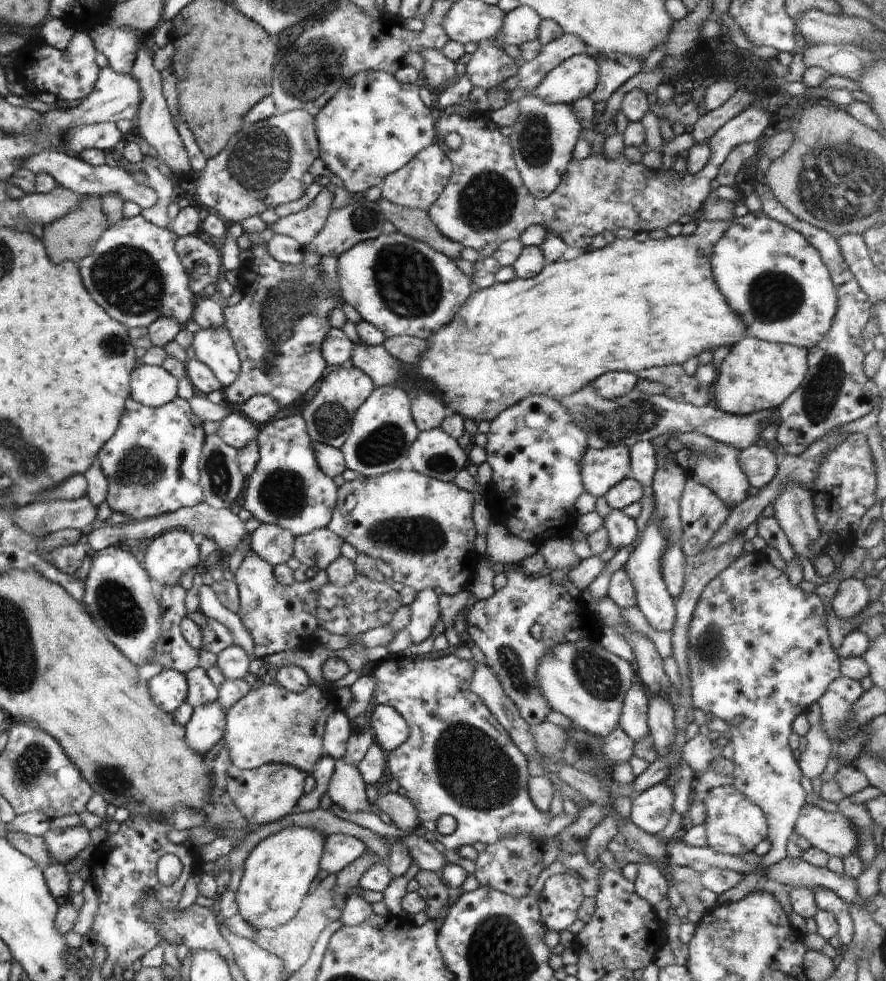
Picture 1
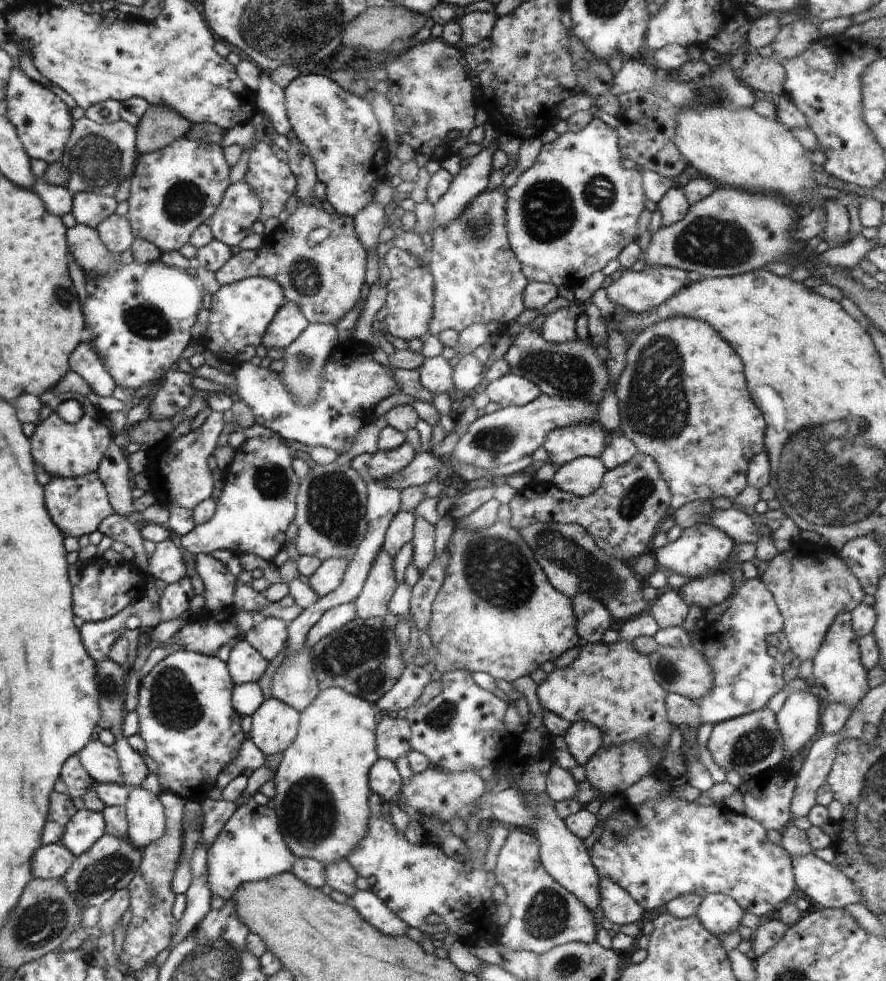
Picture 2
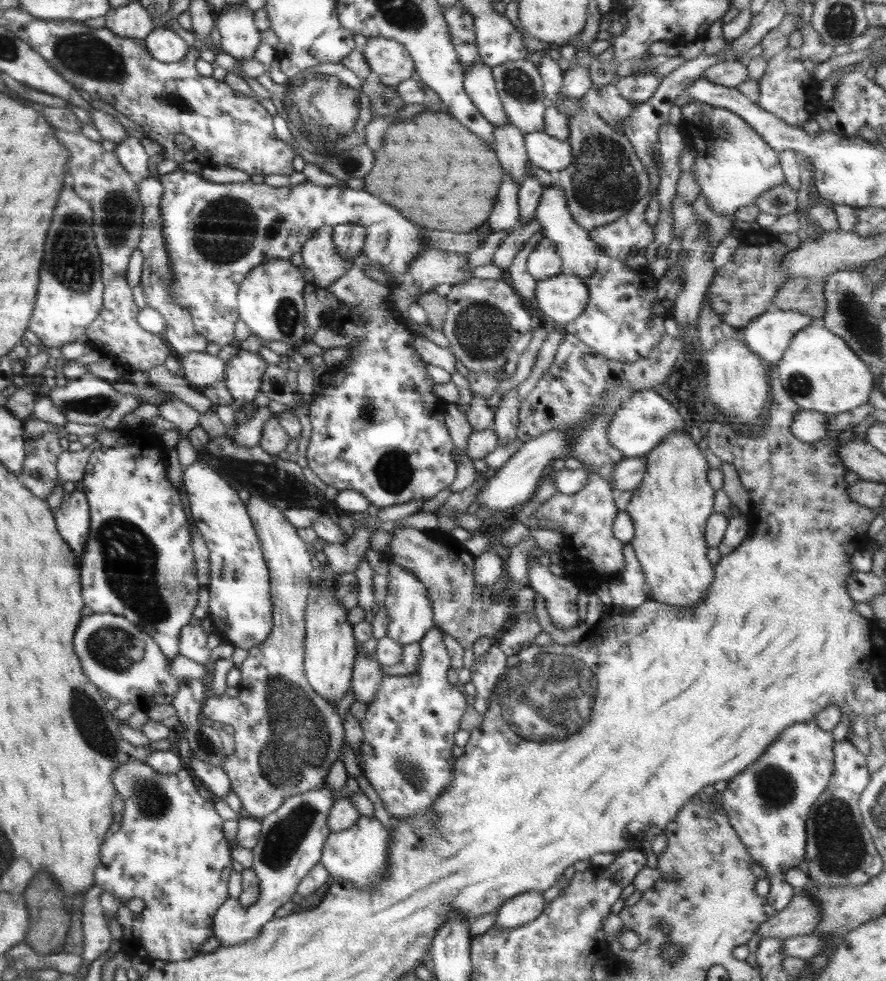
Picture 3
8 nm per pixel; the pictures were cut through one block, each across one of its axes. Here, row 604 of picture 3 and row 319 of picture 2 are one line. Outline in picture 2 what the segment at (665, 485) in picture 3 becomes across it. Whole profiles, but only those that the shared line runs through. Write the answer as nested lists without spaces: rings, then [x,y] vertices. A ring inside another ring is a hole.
[[[674,317],[658,324],[642,329],[636,336],[626,353],[626,366],[614,383],[614,391],[618,397],[621,425],[619,433],[631,440],[640,453],[650,455],[659,466],[662,478],[671,490],[670,515],[674,514],[682,505],[694,501],[711,501],[714,498],[729,498],[732,507],[735,507],[736,496],[740,494],[749,484],[747,483],[747,470],[753,456],[765,450],[765,418],[758,405],[750,396],[744,374],[741,358],[734,349],[708,324],[701,320],[688,317]]]

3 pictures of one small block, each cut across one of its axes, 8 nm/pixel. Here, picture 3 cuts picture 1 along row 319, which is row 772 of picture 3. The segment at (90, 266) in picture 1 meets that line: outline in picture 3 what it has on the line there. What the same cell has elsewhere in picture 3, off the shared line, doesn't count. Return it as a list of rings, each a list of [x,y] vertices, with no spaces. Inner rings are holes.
[[[129,758],[129,760],[123,765],[118,766],[118,769],[113,774],[114,788],[118,790],[118,796],[124,802],[124,810],[122,810],[122,824],[120,824],[120,830],[114,835],[110,836],[110,839],[102,841],[100,863],[98,863],[97,870],[94,870],[94,885],[103,888],[106,893],[112,894],[120,900],[120,906],[117,912],[116,922],[123,928],[122,943],[124,947],[129,951],[130,957],[137,960],[144,960],[154,962],[157,964],[181,962],[191,960],[198,956],[200,946],[204,944],[204,940],[212,938],[212,924],[214,924],[214,916],[218,907],[221,906],[224,901],[231,898],[228,894],[228,879],[233,872],[232,857],[230,856],[230,843],[229,840],[224,837],[223,824],[224,820],[218,815],[216,811],[215,800],[206,800],[202,798],[196,785],[194,785],[194,773],[188,768],[184,767],[178,772],[162,775],[145,763],[145,761],[135,760]],[[137,898],[142,902],[143,910],[141,913],[133,913],[132,910],[126,907],[125,902]]]

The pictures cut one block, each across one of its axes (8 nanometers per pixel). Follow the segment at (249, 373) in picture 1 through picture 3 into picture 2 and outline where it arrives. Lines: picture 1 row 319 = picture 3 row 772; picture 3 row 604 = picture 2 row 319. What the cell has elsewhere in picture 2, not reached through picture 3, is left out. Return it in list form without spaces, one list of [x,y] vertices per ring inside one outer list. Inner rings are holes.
[[[286,301],[270,321],[261,343],[266,348],[286,348],[308,325],[300,308],[293,302]]]

